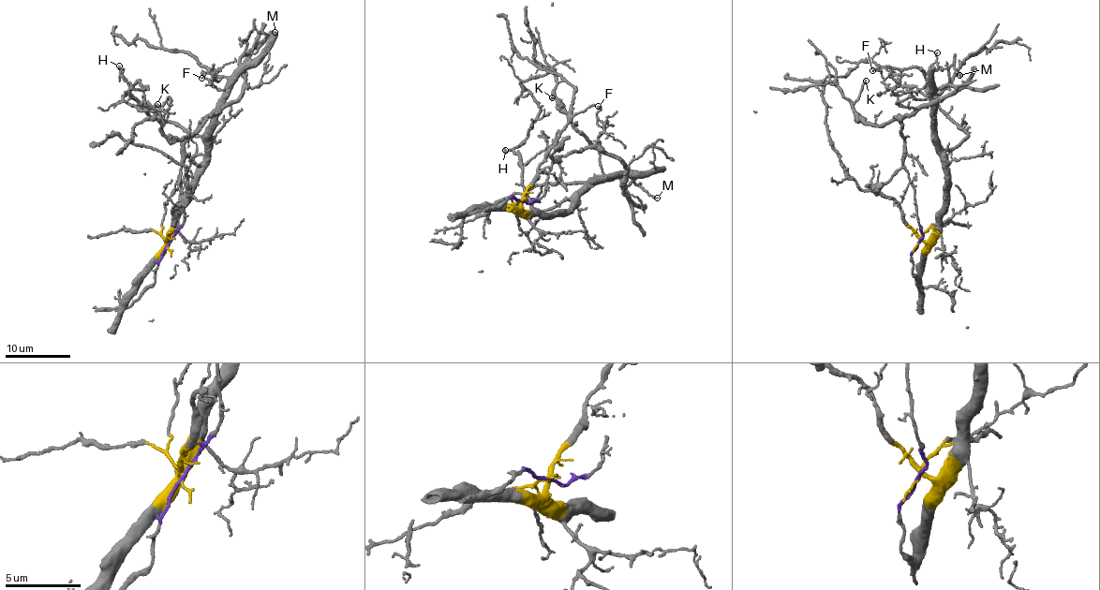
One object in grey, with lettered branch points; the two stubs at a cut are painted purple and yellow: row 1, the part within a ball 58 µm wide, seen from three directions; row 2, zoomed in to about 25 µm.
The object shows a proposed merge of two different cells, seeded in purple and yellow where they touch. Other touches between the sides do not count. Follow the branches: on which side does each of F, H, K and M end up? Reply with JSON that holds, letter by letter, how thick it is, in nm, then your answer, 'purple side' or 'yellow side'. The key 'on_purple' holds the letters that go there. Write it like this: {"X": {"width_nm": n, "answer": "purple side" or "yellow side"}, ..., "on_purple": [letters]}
{"F": {"width_nm": 140, "answer": "yellow side"}, "H": {"width_nm": 90, "answer": "yellow side"}, "K": {"width_nm": 200, "answer": "purple side"}, "M": {"width_nm": 180, "answer": "yellow side"}, "on_purple": ["K"]}

